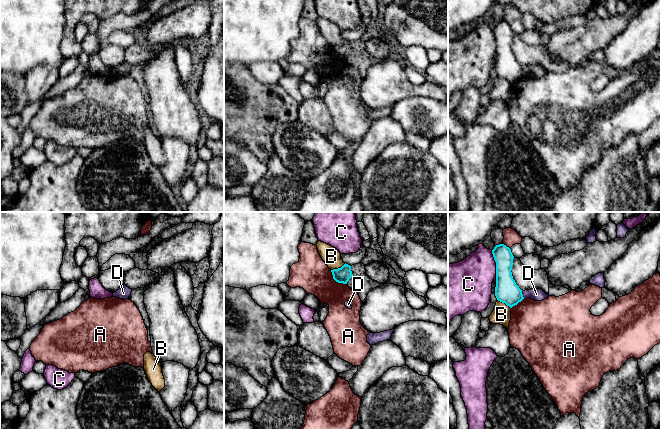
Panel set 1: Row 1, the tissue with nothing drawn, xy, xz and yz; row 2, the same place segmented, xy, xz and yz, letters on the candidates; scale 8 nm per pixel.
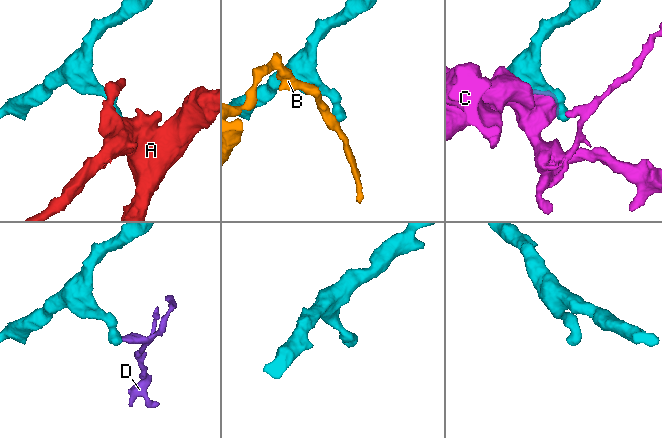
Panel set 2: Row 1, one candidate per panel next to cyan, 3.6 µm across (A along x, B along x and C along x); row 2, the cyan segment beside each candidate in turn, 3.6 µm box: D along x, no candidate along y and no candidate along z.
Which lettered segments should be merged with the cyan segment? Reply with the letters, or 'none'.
none

